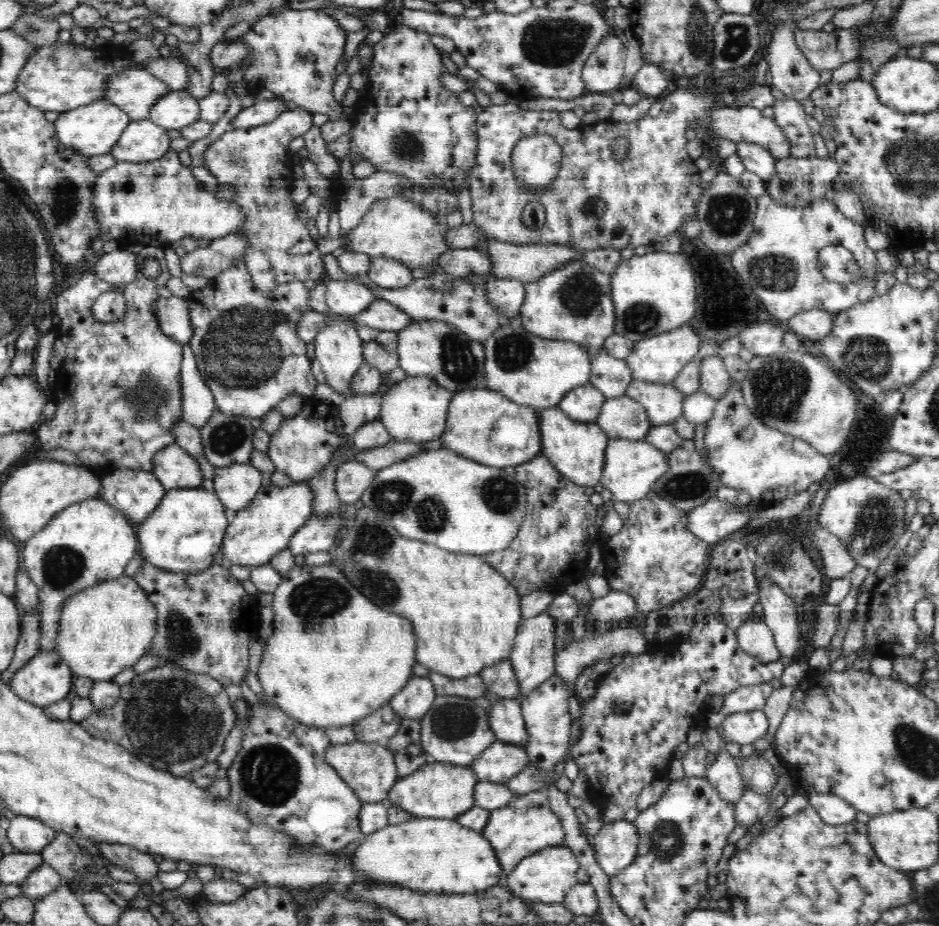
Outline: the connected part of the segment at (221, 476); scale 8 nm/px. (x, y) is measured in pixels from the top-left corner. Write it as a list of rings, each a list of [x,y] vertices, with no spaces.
[[[250,464],[216,467],[213,477],[215,494],[228,510],[242,510],[262,488],[262,475]]]

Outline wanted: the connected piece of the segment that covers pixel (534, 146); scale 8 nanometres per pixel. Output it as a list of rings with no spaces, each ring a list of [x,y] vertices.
[[[550,135],[524,137],[511,152],[511,165],[516,180],[531,190],[547,187],[559,172],[562,159],[560,145]]]

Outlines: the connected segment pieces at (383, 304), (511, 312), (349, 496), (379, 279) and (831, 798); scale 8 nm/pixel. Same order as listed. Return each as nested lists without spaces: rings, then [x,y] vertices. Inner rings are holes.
[[[374,300],[364,310],[353,315],[355,324],[364,324],[381,331],[396,331],[409,325],[414,318],[386,300]]]
[[[492,276],[485,281],[487,301],[493,304],[497,311],[509,318],[517,318],[525,297],[525,283],[522,280],[500,280]]]
[[[355,460],[340,464],[336,470],[335,489],[342,504],[354,504],[360,500],[376,474],[378,472]]]
[[[371,257],[367,274],[376,285],[386,288],[402,288],[413,281],[411,269],[390,257]]]
[[[808,794],[809,805],[817,810],[826,824],[840,825],[855,820],[858,810],[834,794]]]

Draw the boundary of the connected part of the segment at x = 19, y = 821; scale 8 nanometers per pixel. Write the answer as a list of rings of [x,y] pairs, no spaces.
[[[14,815],[7,828],[8,840],[16,851],[39,853],[56,838],[57,832],[36,817]]]

